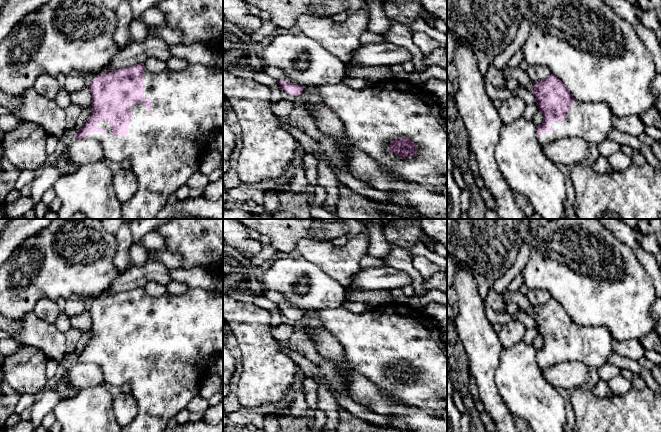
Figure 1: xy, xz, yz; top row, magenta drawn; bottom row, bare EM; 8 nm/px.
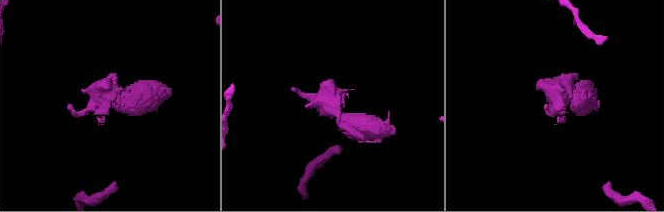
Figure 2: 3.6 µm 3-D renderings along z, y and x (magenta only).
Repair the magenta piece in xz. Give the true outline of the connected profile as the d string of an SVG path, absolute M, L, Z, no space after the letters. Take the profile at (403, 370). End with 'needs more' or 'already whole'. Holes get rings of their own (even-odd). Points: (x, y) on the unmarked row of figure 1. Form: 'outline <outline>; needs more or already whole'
outline M391 303L357 314L339 307L318 310L318 320L322 328L342 345L345 367L355 369L393 400L433 417L443 418L447 412L447 346L441 338L440 328L422 310L412 309L406 304Z; needs more

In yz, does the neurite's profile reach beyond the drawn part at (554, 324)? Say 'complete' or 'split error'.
split error

